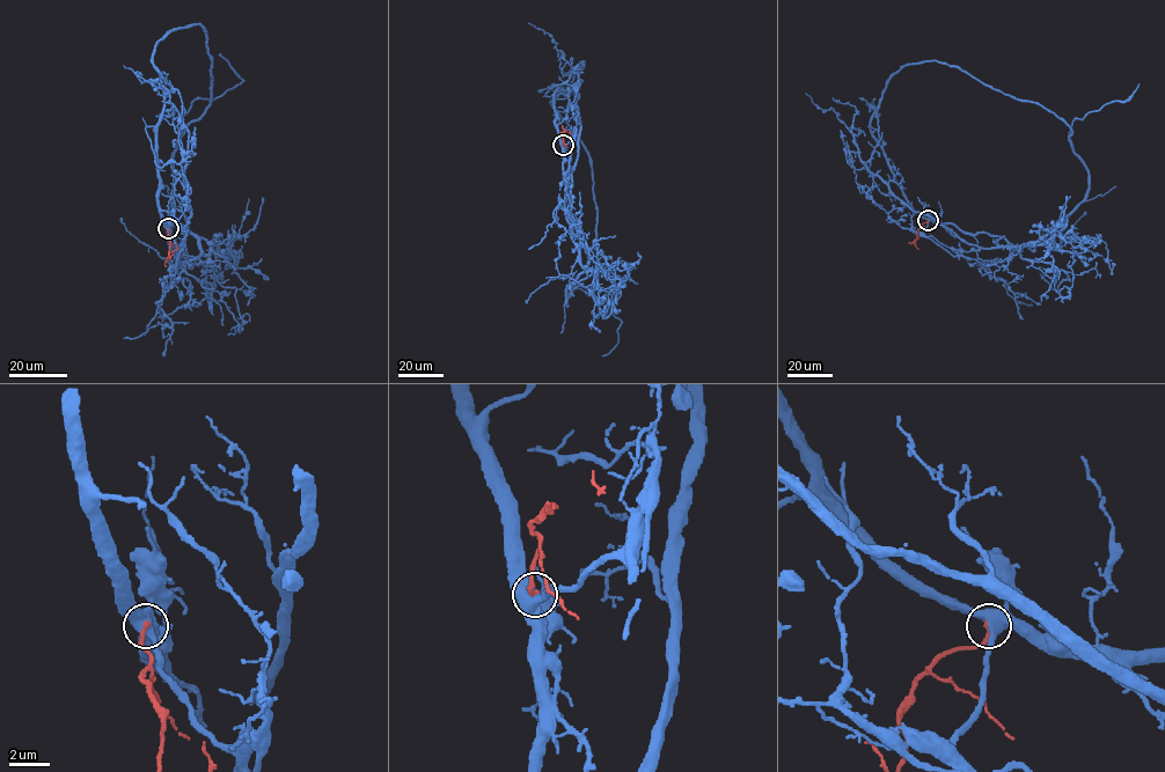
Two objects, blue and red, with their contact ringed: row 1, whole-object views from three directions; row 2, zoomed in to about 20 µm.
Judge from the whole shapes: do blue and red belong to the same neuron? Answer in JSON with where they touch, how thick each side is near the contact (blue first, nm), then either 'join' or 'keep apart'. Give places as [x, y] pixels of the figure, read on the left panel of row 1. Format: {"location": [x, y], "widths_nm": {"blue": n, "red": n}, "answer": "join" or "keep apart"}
{"location": [168, 228], "widths_nm": {"blue": 600, "red": 200}, "answer": "keep apart"}

